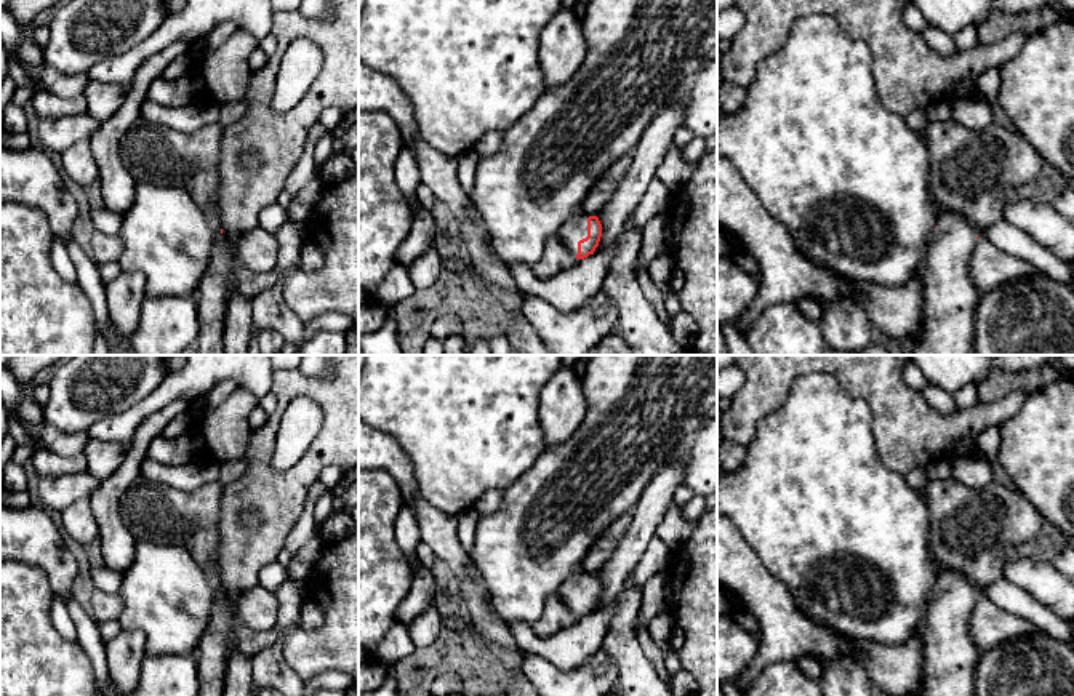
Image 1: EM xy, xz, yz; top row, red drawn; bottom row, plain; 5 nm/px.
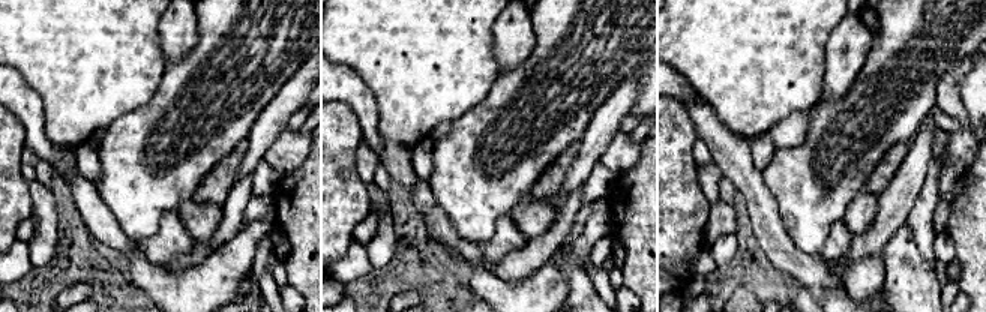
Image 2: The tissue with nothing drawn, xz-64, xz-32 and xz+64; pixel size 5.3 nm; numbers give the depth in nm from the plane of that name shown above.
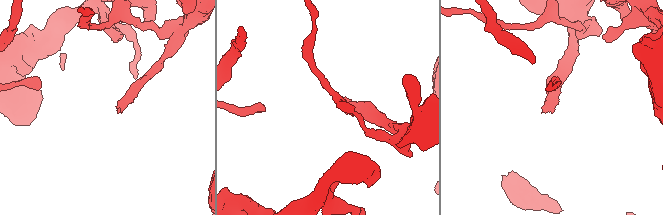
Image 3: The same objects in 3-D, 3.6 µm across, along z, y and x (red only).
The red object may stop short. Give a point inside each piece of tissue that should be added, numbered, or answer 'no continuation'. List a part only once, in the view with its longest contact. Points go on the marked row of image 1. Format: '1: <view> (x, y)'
1: xz (575, 228)

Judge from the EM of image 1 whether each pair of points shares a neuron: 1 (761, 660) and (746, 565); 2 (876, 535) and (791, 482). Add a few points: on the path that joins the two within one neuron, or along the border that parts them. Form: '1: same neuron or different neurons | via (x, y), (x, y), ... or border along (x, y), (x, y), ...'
1: same neuron | via (770, 636), (770, 604), (757, 589)
2: same neuron | via (855, 535), (845, 535), (812, 501)

